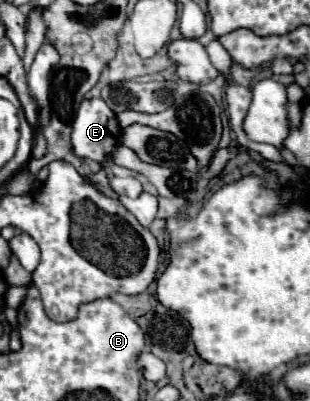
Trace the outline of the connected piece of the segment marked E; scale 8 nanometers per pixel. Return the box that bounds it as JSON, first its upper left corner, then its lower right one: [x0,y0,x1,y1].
[72,99,120,163]

